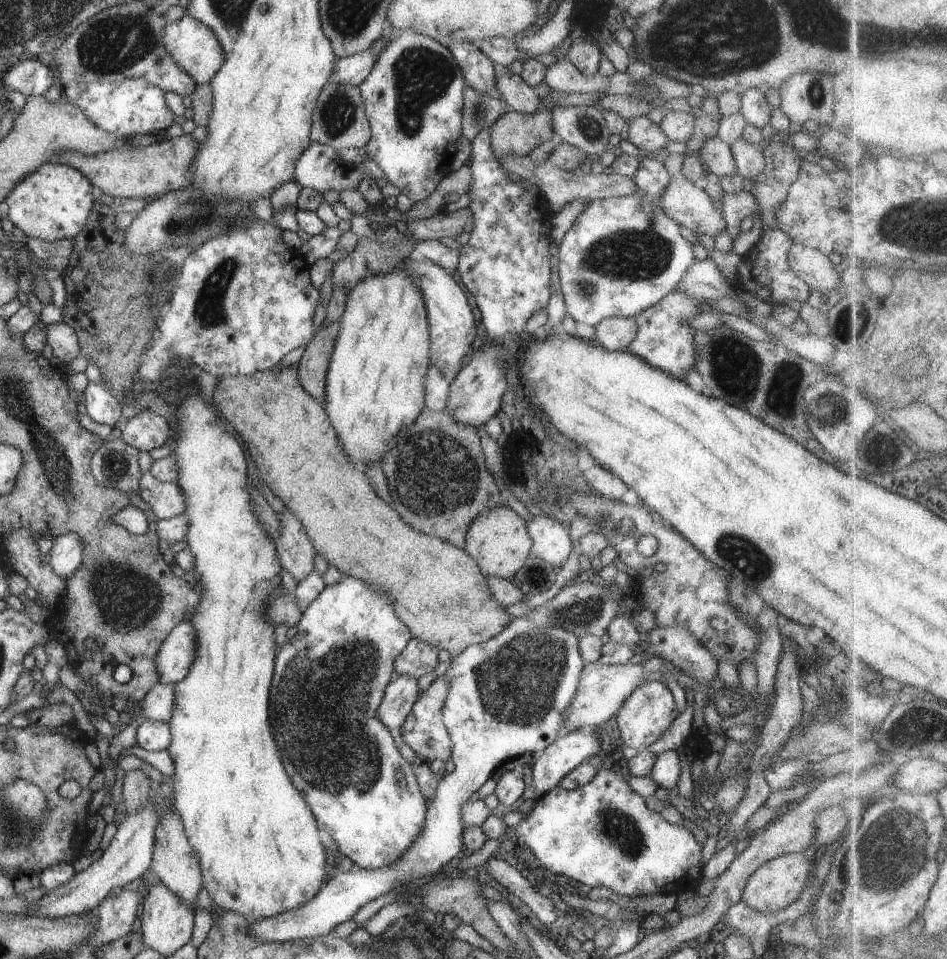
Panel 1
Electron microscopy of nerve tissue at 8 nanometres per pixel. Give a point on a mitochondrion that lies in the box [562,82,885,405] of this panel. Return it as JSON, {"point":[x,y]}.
{"point":[636,255]}

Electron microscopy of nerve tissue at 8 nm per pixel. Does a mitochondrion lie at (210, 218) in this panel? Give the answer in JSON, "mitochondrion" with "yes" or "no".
{"mitochondrion":"yes"}

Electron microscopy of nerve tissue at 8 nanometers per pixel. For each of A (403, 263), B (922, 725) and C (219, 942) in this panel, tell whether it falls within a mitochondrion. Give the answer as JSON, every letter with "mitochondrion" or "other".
{"A":"other","B":"mitochondrion","C":"other"}

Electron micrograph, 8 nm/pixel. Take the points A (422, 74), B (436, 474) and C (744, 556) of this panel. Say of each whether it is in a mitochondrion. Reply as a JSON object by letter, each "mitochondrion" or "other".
{"A":"mitochondrion","B":"mitochondrion","C":"mitochondrion"}

